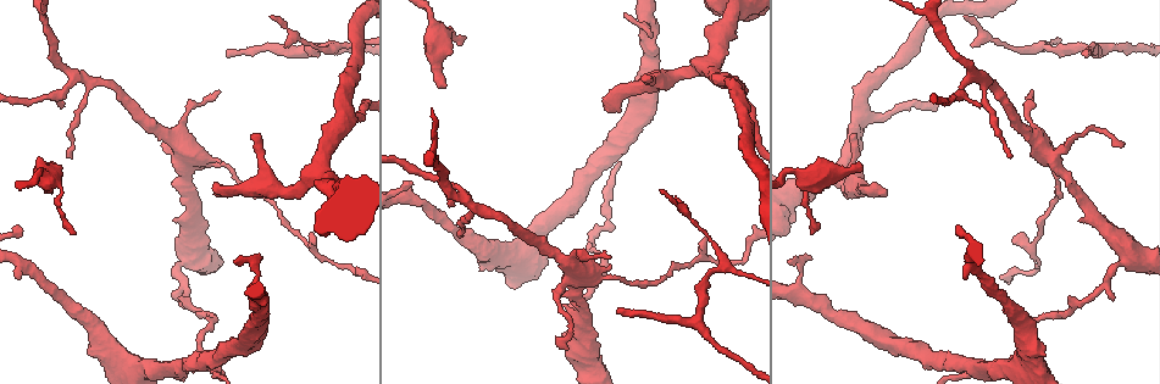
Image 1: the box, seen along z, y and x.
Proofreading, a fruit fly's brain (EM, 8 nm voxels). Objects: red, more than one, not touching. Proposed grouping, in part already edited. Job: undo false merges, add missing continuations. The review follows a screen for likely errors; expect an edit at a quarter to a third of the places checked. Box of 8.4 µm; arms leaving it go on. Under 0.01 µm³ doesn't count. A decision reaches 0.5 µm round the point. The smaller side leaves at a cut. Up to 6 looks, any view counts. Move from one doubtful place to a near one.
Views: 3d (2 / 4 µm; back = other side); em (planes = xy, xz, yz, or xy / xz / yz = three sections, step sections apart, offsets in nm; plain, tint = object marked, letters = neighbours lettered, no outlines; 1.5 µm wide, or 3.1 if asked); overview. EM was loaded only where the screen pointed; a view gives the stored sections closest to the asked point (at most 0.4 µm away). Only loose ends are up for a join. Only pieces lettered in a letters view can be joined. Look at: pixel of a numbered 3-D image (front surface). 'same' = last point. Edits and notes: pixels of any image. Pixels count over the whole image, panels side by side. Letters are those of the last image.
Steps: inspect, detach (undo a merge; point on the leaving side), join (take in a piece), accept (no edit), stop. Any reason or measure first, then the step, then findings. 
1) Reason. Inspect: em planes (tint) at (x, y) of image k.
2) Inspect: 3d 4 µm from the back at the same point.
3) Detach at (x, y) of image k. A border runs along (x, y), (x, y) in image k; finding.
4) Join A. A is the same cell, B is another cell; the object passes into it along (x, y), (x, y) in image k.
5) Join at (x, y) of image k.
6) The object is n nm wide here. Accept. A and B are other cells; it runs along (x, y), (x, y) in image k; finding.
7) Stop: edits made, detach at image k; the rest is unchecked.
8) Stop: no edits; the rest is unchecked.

Free end. Inspect: em xz step 8 (tint) at (605, 107) of image 1.

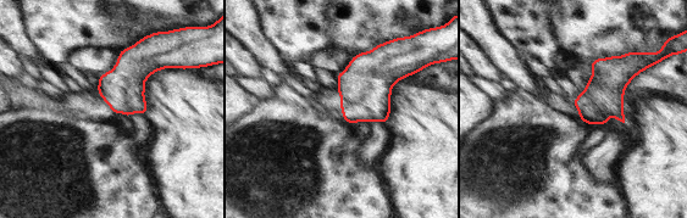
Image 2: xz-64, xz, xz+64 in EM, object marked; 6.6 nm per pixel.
Cut it another way. Inspect: em xy step 4 (letters) at the same point.

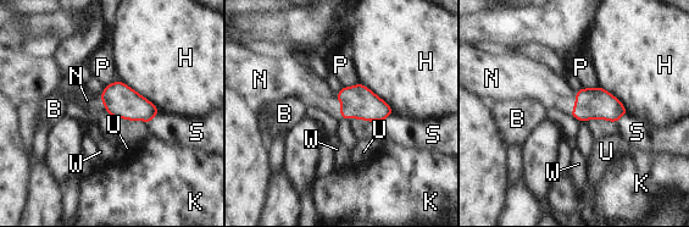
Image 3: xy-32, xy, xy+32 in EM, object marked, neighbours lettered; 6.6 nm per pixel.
Join N. N is the same cell, B, H, K, P, S, U and W are other cells; the object passes into it along (357, 101), (342, 105), (314, 90) in image 3; it goes on there.

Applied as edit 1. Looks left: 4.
Inspect: overview.

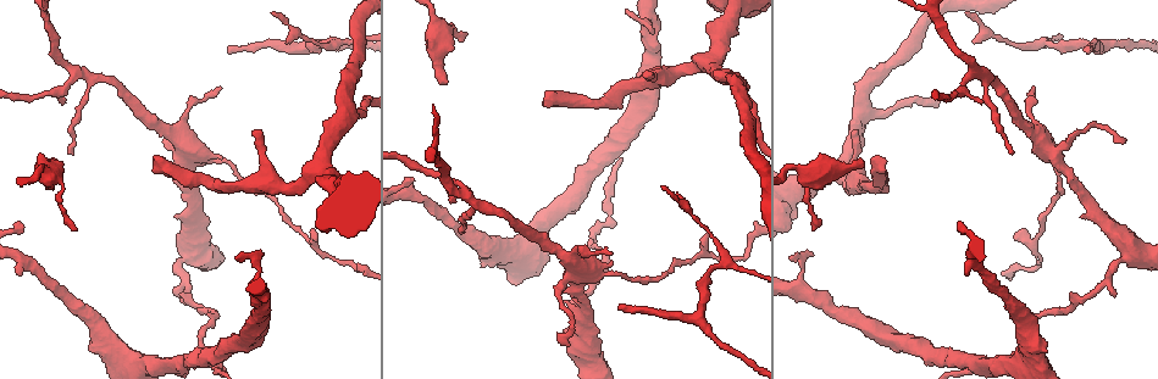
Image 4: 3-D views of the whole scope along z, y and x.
Thin end. Inspect: 3d 2 µm from the back at (73, 155) of image 4.

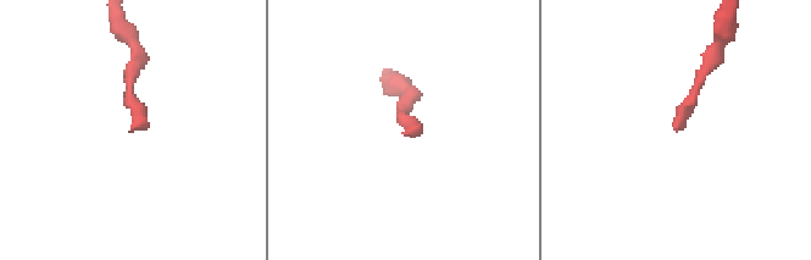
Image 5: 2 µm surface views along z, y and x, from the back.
Inspect: em xz step 8 (tint) at (133, 128) of image 5.

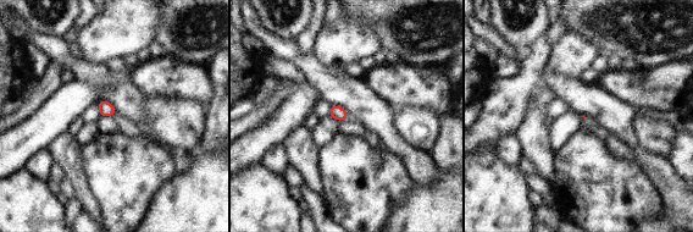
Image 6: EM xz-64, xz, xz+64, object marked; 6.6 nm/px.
Another direction. Inspect: em planes (letters) at the same point.

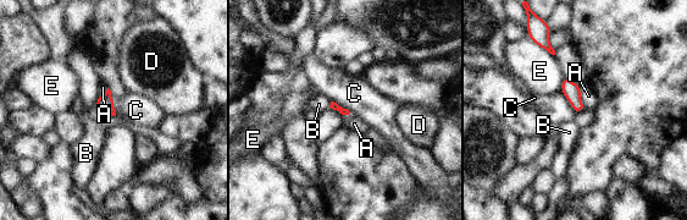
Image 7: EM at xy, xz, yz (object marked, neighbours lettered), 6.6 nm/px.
Accept. A, B, C, D and E are other cells; a border runs along (561, 91), (576, 113) in image 7; no lettered piece goes on from it.

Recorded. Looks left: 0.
Stop: edits made, join at image 3; the rest is unchecked.

